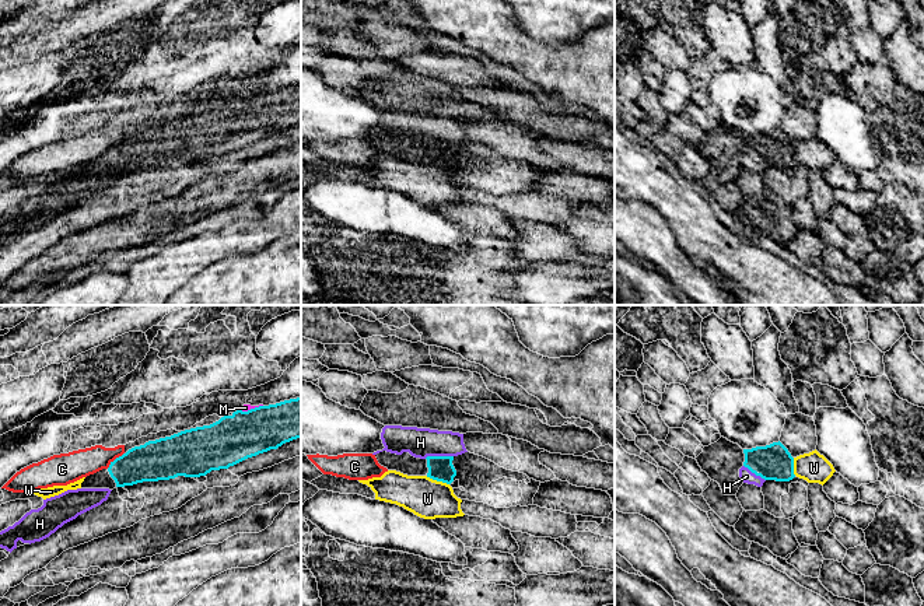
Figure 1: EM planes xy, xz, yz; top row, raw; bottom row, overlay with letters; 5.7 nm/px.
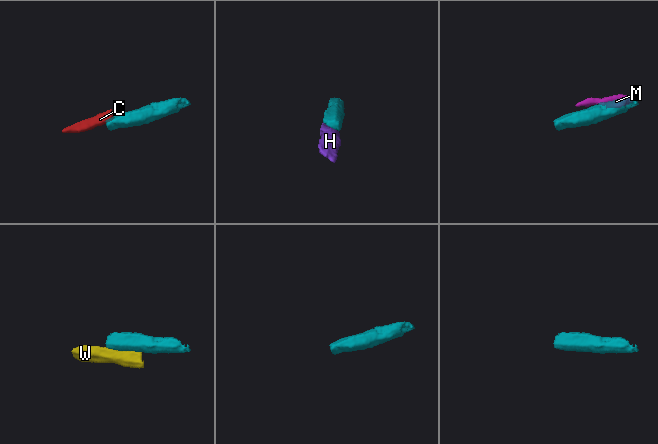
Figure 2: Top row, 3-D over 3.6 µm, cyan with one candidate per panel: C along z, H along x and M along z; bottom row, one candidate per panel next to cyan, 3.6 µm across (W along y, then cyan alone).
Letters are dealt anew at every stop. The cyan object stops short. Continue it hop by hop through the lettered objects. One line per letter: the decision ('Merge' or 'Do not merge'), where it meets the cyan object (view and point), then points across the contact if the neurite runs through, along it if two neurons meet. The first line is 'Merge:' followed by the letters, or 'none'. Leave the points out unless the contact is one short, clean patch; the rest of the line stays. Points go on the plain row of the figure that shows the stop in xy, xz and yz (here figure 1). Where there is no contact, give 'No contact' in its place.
Merge: H
C: Do not merge. Touches cyan at xy (115, 146). Boundary: xy (123, 139), (107, 154)
H: Merge. Touches cyan at xz (438, 143). Path across: xz (440, 154), (438, 143), (426, 130), (420, 129)
M: Do not merge. Touches cyan at xy (251, 95)
W: Do not merge. Touches cyan at xz (437, 167)

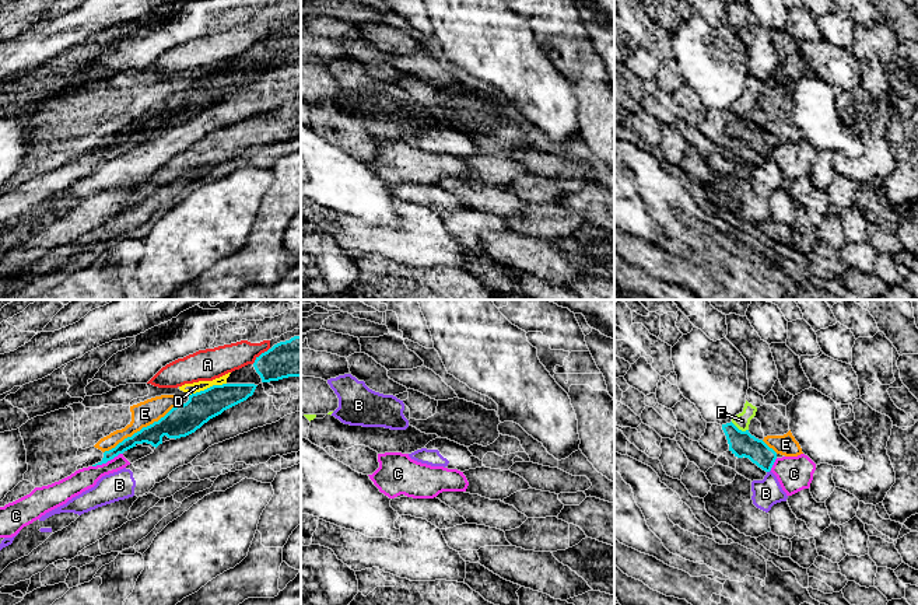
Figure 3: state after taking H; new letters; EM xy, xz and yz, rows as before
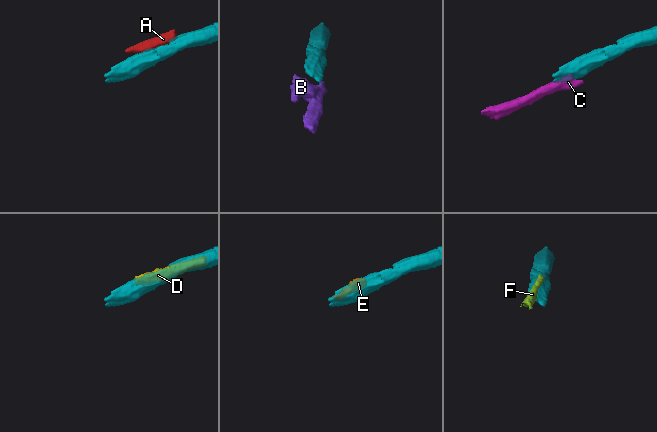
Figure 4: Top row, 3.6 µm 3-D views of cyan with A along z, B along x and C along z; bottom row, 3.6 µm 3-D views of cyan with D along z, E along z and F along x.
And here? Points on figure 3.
Merge: B
A: Do not merge. Touches cyan at xy (260, 41). Boundary: xy (269, 34), (252, 49)
B: Merge. Touches cyan at yz (768, 157). Path across: yz (740, 129), (747, 132), (768, 157), (768, 177), (766, 179)
C: Do not merge. Touches cyan at xy (107, 147). Boundary: xy (122, 139), (93, 153)
D: Do not merge. Touches cyan at xy (207, 74)
E: Do not merge. Touches cyan at xy (142, 115). Boundary: xy (177, 90), (157, 107), (143, 112), (104, 139)
F: Do not merge. Touches cyan at yz (738, 115)

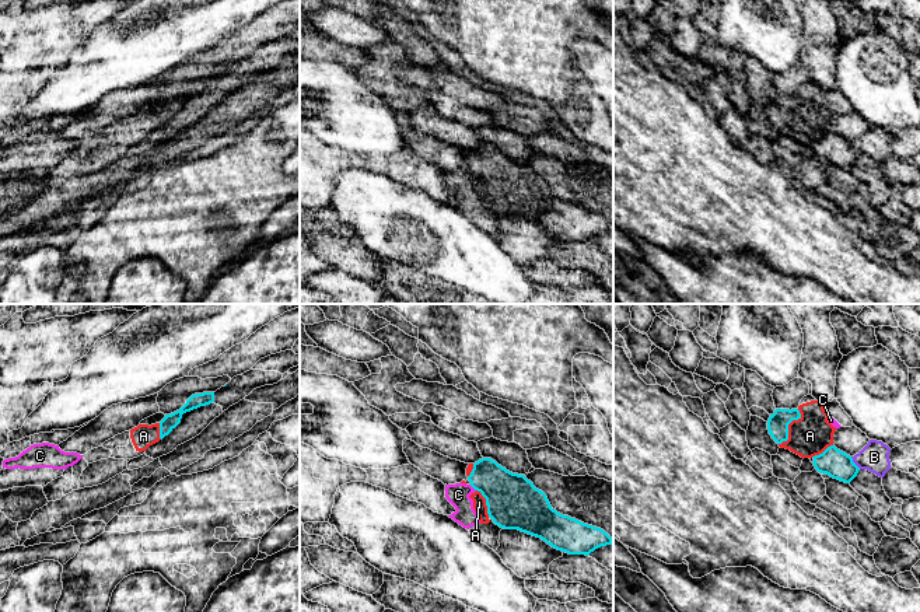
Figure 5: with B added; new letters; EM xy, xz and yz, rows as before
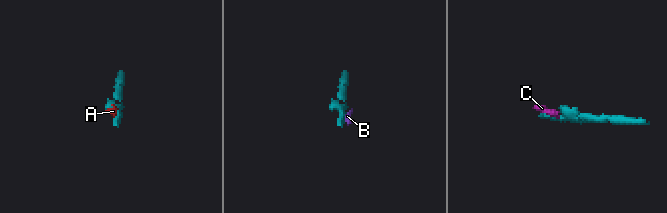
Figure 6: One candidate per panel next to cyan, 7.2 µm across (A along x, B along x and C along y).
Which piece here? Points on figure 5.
Merge: A
A: Merge. Touches cyan at yz (787, 114)
B: Do not merge. Touches cyan at yz (853, 149). Boundary: yz (850, 143), (860, 154)
C: Do not merge. Touches cyan at xz (472, 172). Boundary: xz (469, 171), (475, 177)

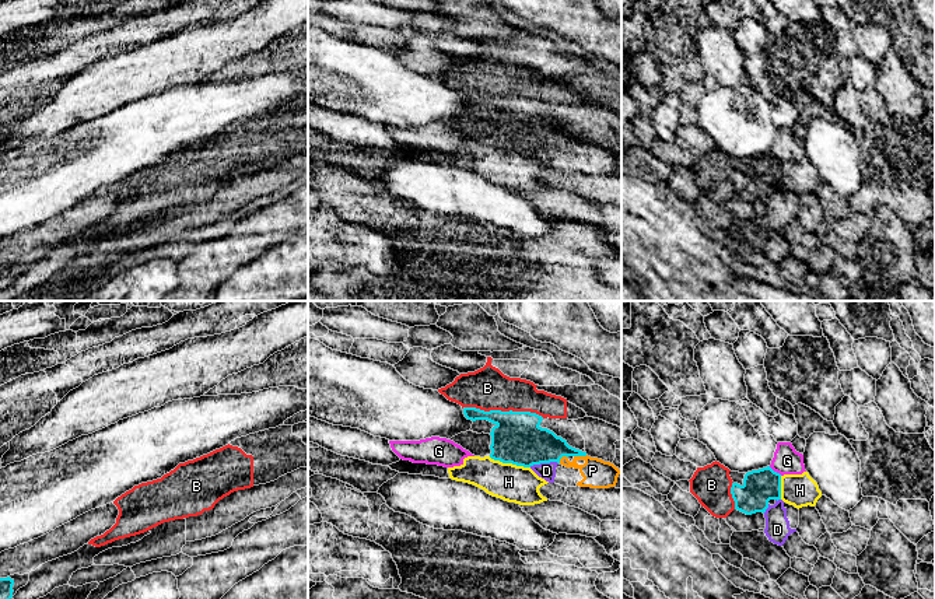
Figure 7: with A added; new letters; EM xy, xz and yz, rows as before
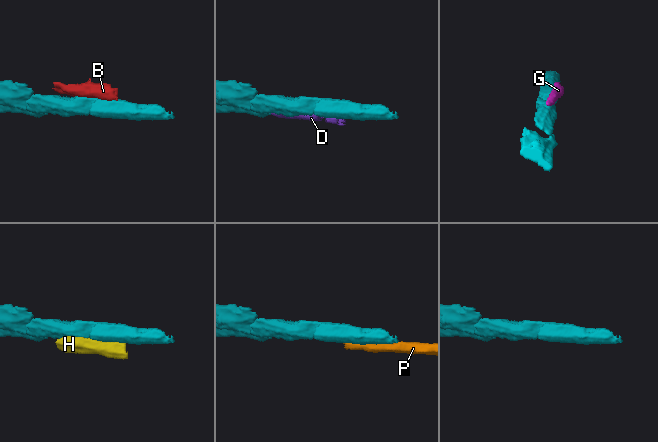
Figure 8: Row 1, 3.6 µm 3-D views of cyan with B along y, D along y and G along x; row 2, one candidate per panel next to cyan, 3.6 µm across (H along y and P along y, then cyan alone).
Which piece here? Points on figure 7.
Merge: none
B: Do not merge. Touches cyan at xz (504, 98)
D: Do not merge. Touches cyan at xz (543, 149)
G: Do not merge. Touches cyan at yz (776, 158). Boundary: yz (769, 153), (781, 161)
H: Do not merge. Touches cyan at xz (510, 149)
P: Do not merge. Touches cyan at xz (580, 142)

